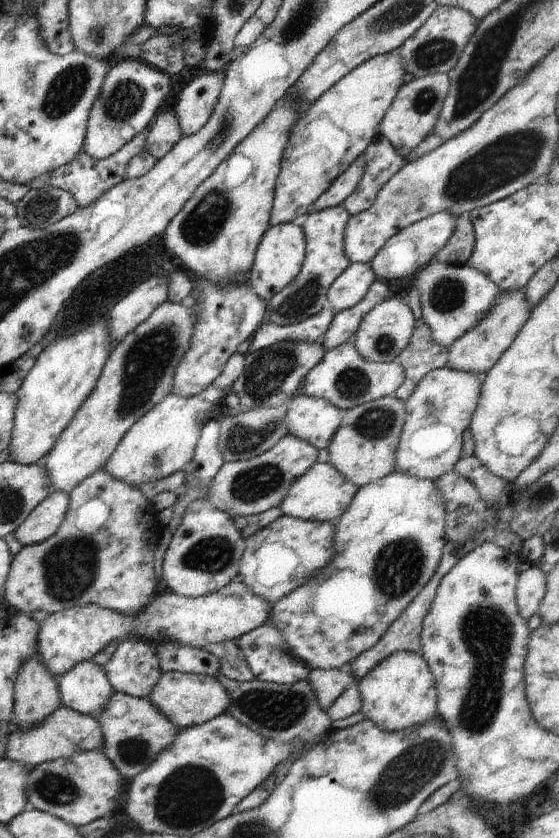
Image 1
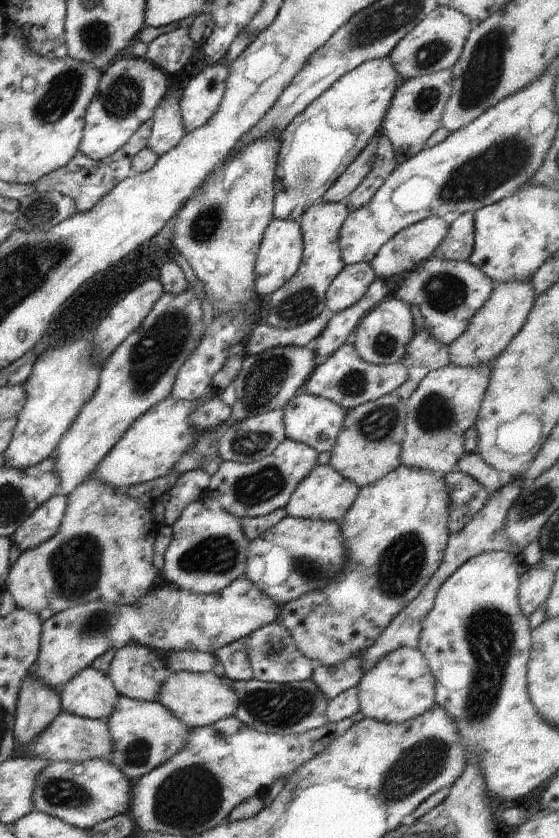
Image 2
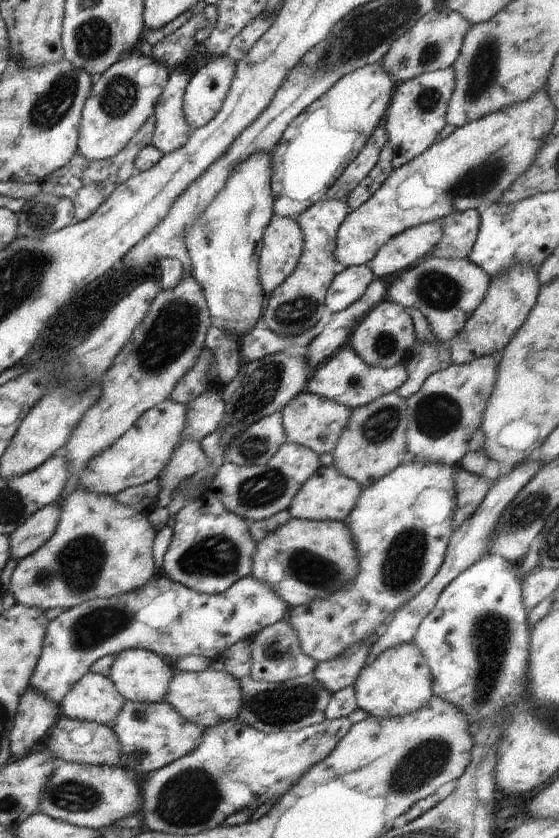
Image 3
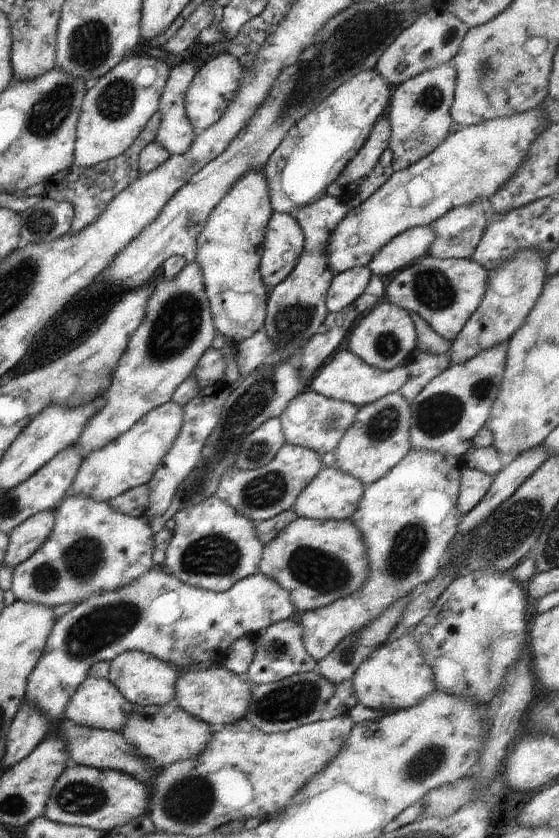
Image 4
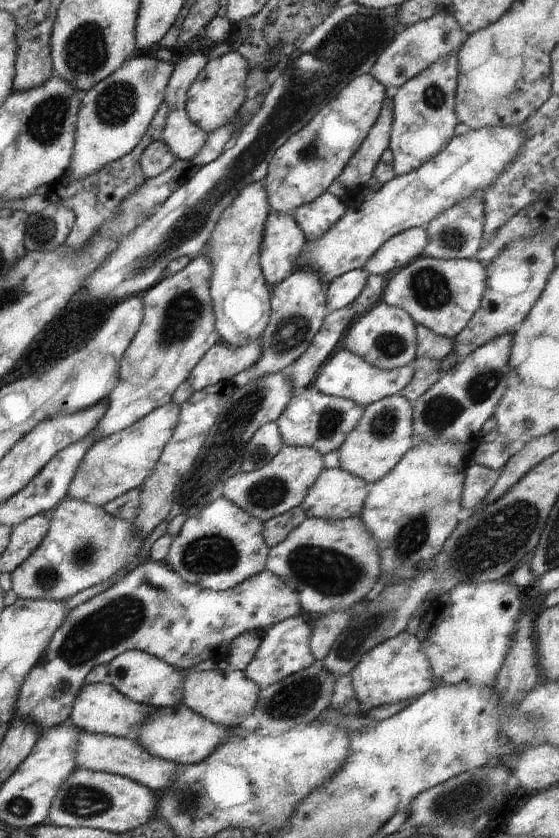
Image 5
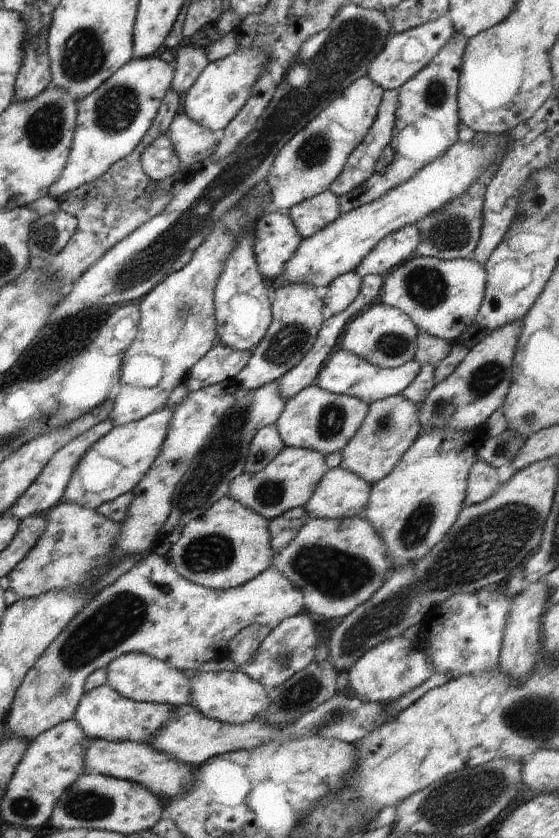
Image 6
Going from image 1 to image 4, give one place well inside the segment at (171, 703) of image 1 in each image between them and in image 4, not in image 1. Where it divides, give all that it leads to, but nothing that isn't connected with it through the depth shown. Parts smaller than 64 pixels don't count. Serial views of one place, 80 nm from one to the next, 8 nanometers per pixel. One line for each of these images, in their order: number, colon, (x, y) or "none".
2: (198, 699)
3: (206, 698)
4: (214, 694)

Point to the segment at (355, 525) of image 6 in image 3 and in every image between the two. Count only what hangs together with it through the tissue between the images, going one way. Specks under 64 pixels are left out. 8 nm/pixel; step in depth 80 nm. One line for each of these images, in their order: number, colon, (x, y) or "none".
3: (304, 560)
4: (318, 562)
5: (334, 564)

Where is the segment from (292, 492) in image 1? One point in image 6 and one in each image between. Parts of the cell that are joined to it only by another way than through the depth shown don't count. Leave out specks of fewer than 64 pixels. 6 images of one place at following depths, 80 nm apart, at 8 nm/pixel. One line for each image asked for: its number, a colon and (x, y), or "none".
2: (324, 495)
3: (328, 495)
4: (333, 495)
5: (337, 494)
6: (340, 494)

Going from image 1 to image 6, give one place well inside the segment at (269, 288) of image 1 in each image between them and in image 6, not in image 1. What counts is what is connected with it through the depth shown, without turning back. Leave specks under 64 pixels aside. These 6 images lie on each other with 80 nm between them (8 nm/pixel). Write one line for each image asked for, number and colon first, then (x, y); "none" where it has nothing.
2: (280, 253)
3: (283, 240)
4: (284, 241)
5: (282, 242)
6: (276, 238)

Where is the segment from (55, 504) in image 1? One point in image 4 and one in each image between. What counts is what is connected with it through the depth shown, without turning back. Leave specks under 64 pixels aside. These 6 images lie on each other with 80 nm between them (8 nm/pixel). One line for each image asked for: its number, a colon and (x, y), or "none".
2: (43, 523)
3: (26, 539)
4: (26, 538)

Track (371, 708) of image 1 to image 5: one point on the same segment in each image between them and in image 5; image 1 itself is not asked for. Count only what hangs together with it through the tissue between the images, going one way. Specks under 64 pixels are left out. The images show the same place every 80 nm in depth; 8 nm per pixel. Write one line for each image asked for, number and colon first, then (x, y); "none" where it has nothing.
2: (400, 686)
3: (398, 681)
4: (395, 676)
5: (396, 670)

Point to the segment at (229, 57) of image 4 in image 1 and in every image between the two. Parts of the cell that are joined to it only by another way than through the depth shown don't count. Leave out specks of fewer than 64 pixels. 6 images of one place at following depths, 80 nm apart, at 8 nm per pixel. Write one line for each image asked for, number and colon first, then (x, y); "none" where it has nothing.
1: (195, 104)
2: (202, 96)
3: (204, 96)

